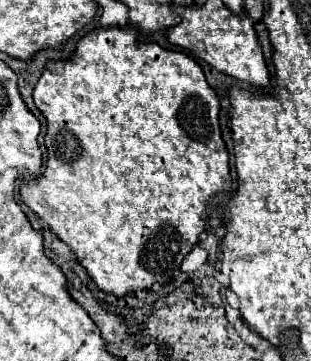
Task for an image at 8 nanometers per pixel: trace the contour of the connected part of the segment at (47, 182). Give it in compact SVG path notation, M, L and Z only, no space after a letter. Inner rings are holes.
M112 27L112 29L94 29L90 31L86 37L82 37L78 41L78 47L76 47L76 53L72 55L72 59L68 61L60 61L60 63L52 63L48 65L44 71L42 71L42 77L38 79L36 87L34 87L34 103L36 107L44 113L46 121L48 121L48 131L46 131L46 149L48 149L48 163L46 163L46 171L36 179L36 183L30 183L26 187L22 187L22 201L44 221L48 223L48 227L76 253L78 261L82 263L82 267L88 271L88 275L94 279L94 283L98 285L100 291L104 293L110 293L110 295L116 295L116 297L126 297L130 293L136 293L138 289L140 291L148 291L152 289L154 285L164 285L172 279L172 275L180 269L180 263L182 259L198 245L202 233L206 231L206 205L208 205L208 199L220 195L220 193L228 193L230 191L230 171L228 171L228 151L226 151L226 145L224 145L224 139L222 139L222 133L220 133L220 125L218 125L218 109L220 109L220 103L218 103L218 97L214 93L214 89L208 85L206 77L204 77L204 71L200 69L198 63L194 63L188 55L180 53L180 51L170 51L170 49L164 49L160 47L158 43L138 43L138 31L134 27L124 27L124 29L118 29L118 27Z

